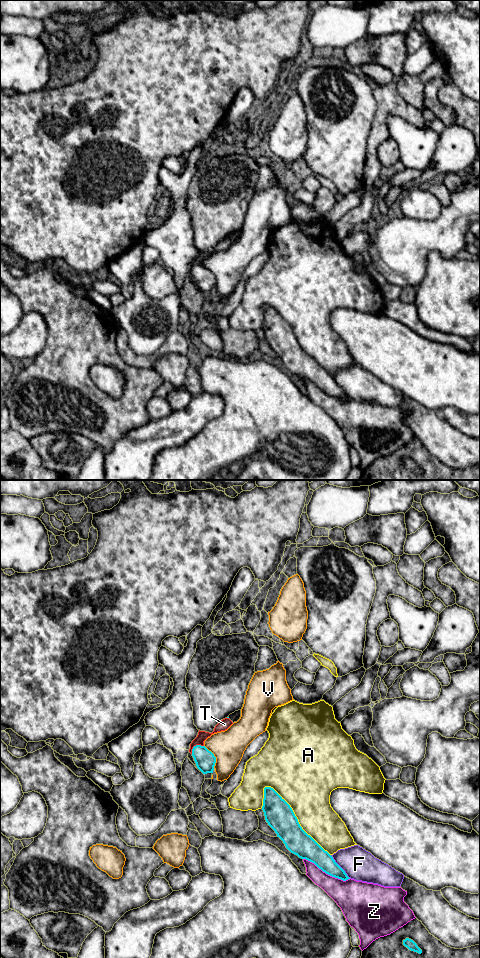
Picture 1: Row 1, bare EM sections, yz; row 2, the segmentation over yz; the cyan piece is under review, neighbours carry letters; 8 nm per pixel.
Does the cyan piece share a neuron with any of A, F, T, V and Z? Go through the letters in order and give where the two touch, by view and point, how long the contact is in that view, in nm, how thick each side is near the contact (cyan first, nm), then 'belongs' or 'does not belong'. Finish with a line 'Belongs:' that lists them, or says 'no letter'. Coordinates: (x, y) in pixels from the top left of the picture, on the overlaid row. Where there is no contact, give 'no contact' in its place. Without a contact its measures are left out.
A: yz (297, 819) | 750 nm | 220/380 nm | does not belong
F: yz (340, 867) | 240 nm | 160/260 nm | does not belong
T: yz (196, 745) | 120 nm | 160/80 nm | belongs
V: yz (214, 756) | 200 nm | 160/260 nm | does not belong
Z: yz (327, 873) | 420 nm | 170/240 nm | does not belong
Belongs: T

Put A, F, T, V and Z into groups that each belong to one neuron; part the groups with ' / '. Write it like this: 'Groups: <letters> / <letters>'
Groups: A / F / T / V / Z

